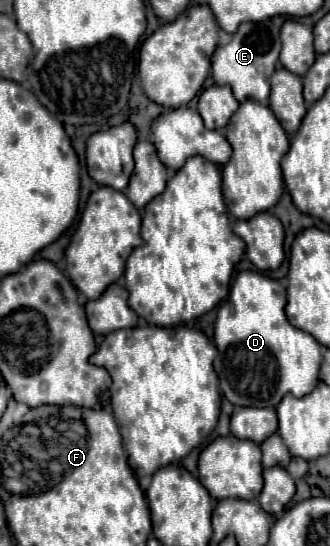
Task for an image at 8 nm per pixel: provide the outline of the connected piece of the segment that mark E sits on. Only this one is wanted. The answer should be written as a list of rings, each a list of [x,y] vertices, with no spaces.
[[[270,19],[258,23],[242,23],[236,33],[229,35],[219,32],[218,49],[212,55],[212,77],[216,85],[230,85],[232,93],[238,101],[242,99],[258,99],[258,103],[266,103],[270,95],[268,77],[274,73],[280,55],[280,35],[278,27]]]

